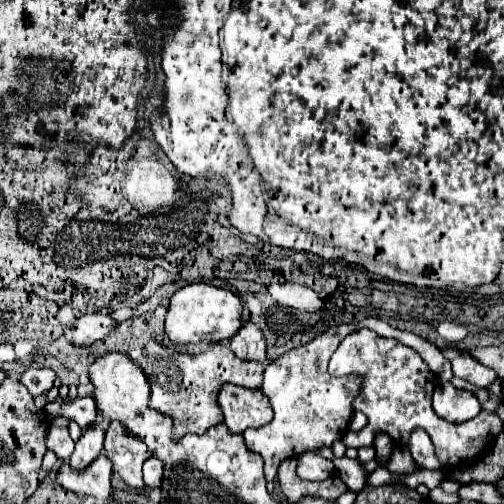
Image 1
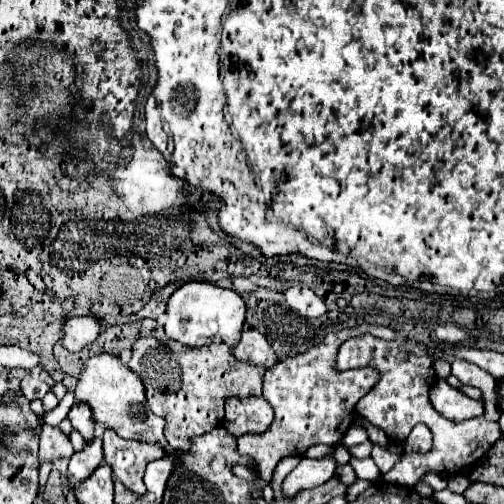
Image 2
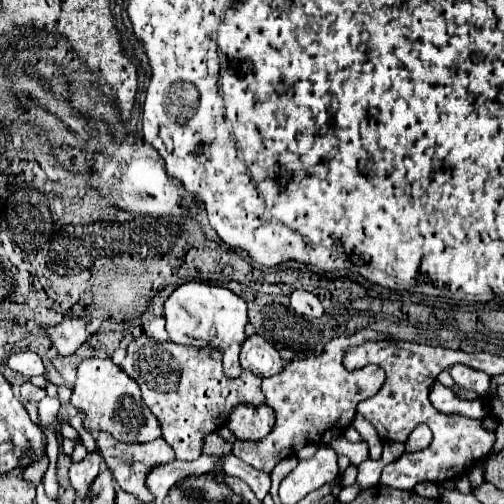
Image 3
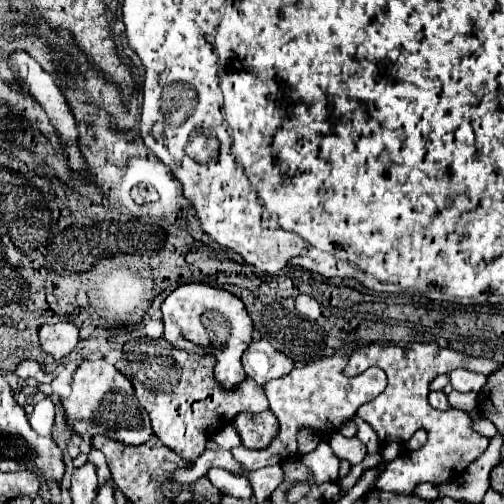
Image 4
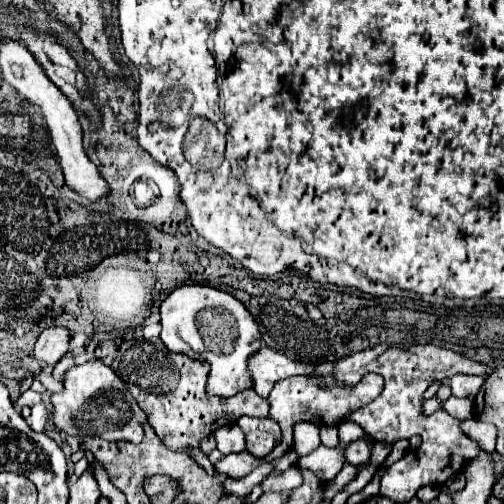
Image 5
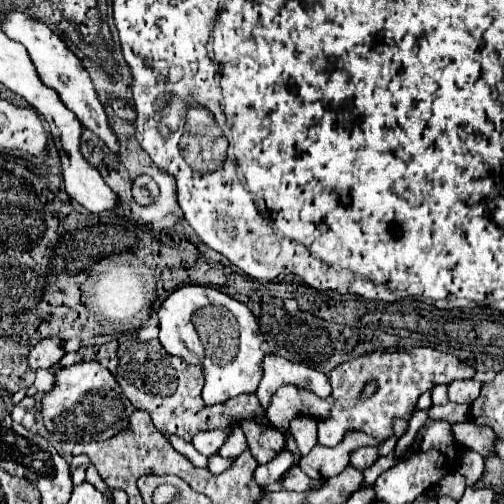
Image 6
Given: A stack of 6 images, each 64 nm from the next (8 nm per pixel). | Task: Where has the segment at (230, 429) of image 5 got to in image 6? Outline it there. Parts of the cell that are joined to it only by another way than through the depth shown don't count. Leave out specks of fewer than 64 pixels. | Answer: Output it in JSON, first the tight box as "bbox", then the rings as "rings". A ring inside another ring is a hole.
{"bbox":[220,426,248,458],"rings":[[[234,426],[234,432],[232,432],[232,436],[224,442],[224,446],[220,448],[220,456],[222,458],[236,458],[240,452],[244,452],[248,448],[248,444],[246,444],[246,436],[244,436],[244,432],[238,428],[238,426]]]}

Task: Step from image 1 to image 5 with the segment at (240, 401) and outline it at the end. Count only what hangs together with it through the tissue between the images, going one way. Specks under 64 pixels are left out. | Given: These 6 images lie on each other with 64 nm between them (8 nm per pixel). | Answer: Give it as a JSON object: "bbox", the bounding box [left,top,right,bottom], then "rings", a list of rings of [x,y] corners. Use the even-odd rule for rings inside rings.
{"bbox":[238,416,280,456],"rings":[[[242,416],[238,420],[238,426],[246,434],[246,450],[252,452],[252,456],[268,456],[272,448],[280,442],[280,426],[272,418],[250,418]]]}

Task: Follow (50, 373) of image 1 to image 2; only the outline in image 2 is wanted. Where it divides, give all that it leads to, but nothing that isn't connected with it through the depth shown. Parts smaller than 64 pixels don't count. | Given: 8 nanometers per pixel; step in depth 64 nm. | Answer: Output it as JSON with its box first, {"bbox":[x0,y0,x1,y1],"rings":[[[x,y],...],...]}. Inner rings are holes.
{"bbox":[20,372,50,400],"rings":[[[28,372],[28,374],[24,376],[24,380],[21,381],[20,390],[28,400],[36,400],[36,398],[42,400],[42,398],[46,396],[46,392],[50,390],[50,386],[44,384],[44,382],[40,382],[34,374]]]}

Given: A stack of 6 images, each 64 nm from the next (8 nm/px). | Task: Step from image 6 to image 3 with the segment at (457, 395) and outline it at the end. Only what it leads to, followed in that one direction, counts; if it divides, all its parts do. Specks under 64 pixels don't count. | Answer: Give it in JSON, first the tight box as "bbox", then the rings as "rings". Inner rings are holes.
{"bbox":[450,364,490,396],"rings":[[[456,364],[450,368],[450,376],[454,380],[454,384],[458,384],[464,390],[474,390],[480,396],[486,396],[488,388],[490,388],[490,376],[472,368],[466,368],[462,364]]]}

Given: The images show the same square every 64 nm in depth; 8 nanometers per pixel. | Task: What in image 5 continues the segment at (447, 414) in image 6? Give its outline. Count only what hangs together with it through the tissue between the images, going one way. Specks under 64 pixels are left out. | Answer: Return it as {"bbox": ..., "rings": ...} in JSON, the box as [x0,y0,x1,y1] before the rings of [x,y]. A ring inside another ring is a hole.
{"bbox":[442,396,474,420],"rings":[[[450,396],[446,402],[442,402],[442,410],[446,410],[450,416],[468,420],[474,416],[474,402],[470,398],[454,398]]]}

